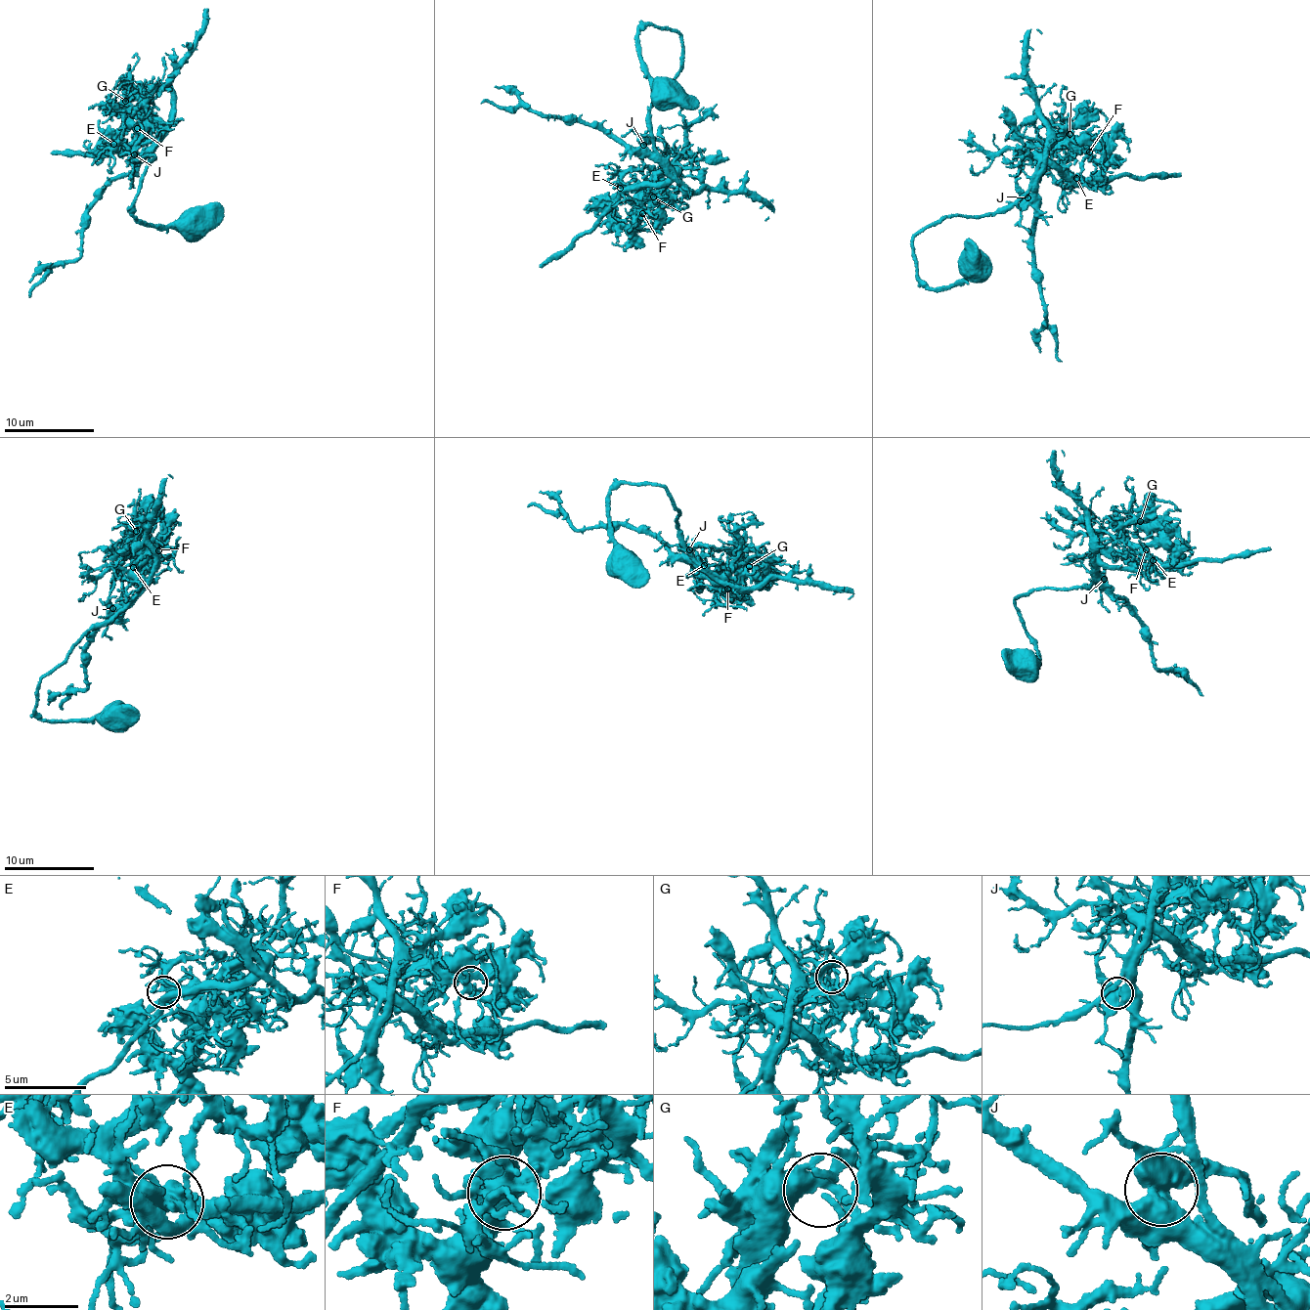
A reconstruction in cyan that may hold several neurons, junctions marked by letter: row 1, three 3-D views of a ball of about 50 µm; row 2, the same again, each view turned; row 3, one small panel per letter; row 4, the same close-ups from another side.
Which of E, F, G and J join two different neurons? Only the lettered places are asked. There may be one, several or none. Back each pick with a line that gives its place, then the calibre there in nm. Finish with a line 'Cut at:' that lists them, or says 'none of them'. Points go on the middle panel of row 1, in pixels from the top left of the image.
J: at (643, 145); 500 nm thick
Cut at: J

